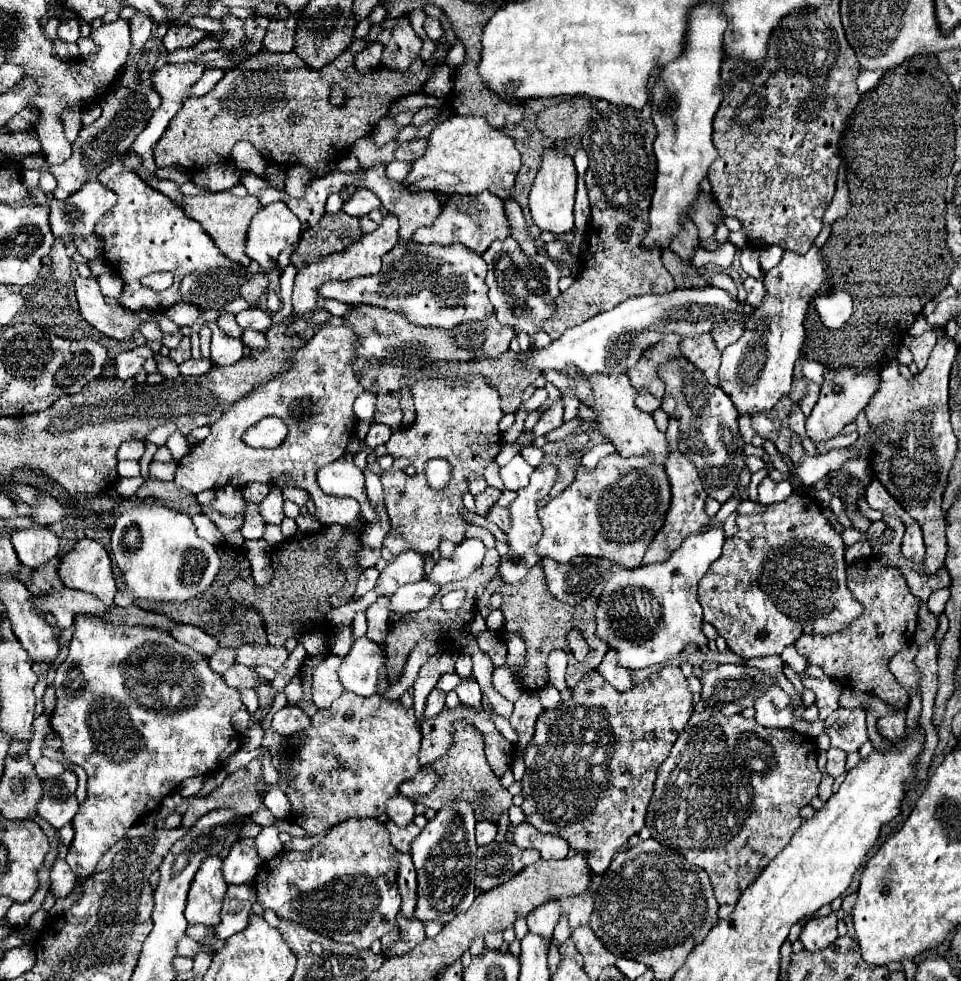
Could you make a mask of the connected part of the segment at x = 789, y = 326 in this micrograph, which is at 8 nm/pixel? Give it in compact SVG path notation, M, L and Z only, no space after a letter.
M811 247L805 255L785 251L781 263L765 273L763 281L767 287L767 297L757 307L761 309L761 321L757 321L757 317L749 321L741 339L723 351L723 361L719 367L719 387L731 397L741 415L769 411L783 395L789 395L793 365L805 337L803 319L807 307L819 293L829 291L823 265L821 251Z

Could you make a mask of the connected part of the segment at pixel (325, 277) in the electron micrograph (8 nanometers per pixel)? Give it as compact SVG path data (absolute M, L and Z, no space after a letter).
M387 215L383 217L381 225L369 233L369 235L363 235L359 241L355 241L351 247L347 247L345 251L341 253L333 253L329 257L323 257L321 261L301 269L295 277L295 289L293 289L293 317L297 315L307 315L311 311L315 311L319 307L319 301L323 299L319 295L319 285L327 283L327 281L333 281L333 279L339 279L339 281L345 281L345 279L353 279L353 277L361 277L361 275L375 275L381 271L381 259L385 253L389 253L399 237L397 237L397 231L399 231L399 223L393 215Z

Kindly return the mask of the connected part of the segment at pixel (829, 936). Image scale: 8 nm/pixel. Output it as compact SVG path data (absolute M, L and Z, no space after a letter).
M831 913L827 917L807 921L799 939L807 951L821 951L829 947L837 939L837 915Z

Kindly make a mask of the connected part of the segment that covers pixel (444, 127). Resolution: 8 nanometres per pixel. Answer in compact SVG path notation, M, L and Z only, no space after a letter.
M453 115L447 121L435 125L433 133L429 135L425 157L413 161L413 169L405 183L413 185L417 191L441 191L447 195L477 195L489 191L501 199L509 199L519 167L521 155L513 137L491 127L485 117Z

